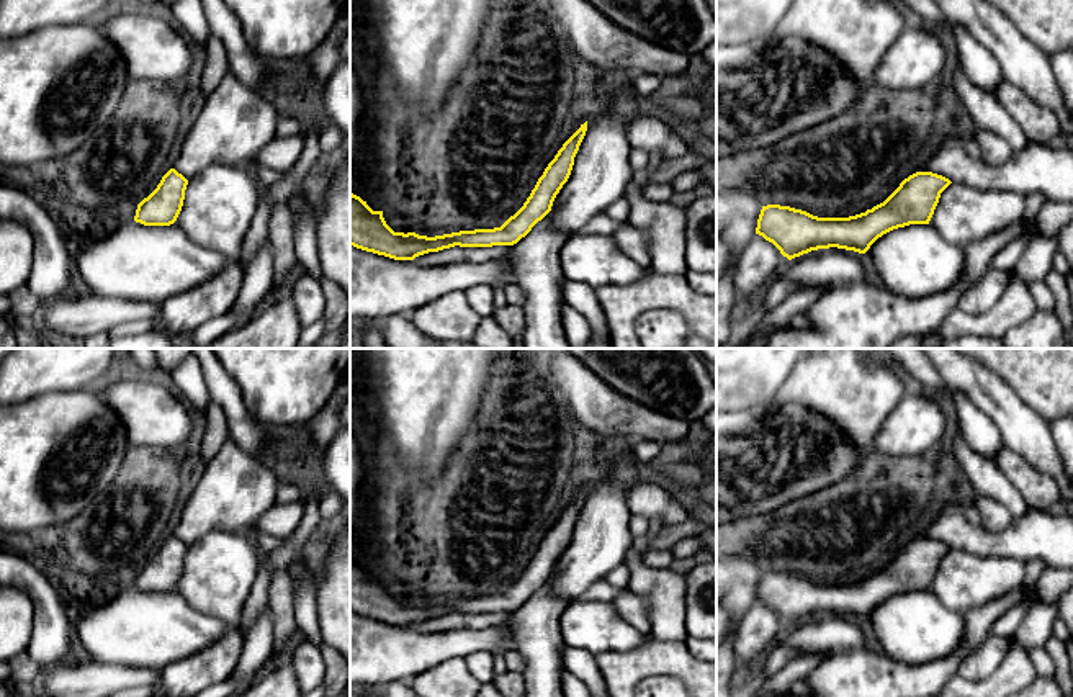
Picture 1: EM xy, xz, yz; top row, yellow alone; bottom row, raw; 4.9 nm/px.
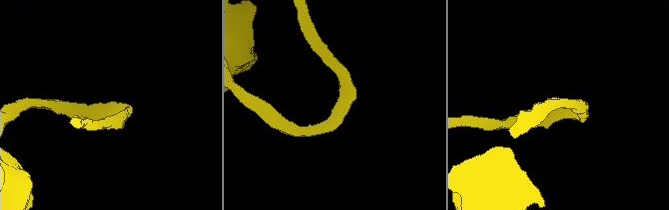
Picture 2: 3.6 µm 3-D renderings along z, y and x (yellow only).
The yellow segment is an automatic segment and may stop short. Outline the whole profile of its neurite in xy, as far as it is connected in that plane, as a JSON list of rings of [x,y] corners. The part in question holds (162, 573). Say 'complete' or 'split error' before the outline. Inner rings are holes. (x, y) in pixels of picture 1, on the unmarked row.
split error; [[[231,437],[208,461],[190,494],[175,532],[136,576],[134,587],[144,592],[170,592],[177,587],[188,546],[224,530],[244,532],[276,502],[276,474]]]

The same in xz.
split error; [[[587,488],[563,510],[538,545],[523,573],[501,594],[460,597],[435,604],[415,599],[394,599],[383,578],[373,578],[366,568],[350,558],[350,612],[394,627],[414,627],[429,618],[455,612],[510,612],[515,625],[517,650],[525,659],[525,697],[564,697],[561,672],[566,669],[559,618],[569,605],[551,587],[551,573],[568,548],[574,524],[586,502]]]

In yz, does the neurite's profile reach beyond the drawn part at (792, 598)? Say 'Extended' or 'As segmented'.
Extended

